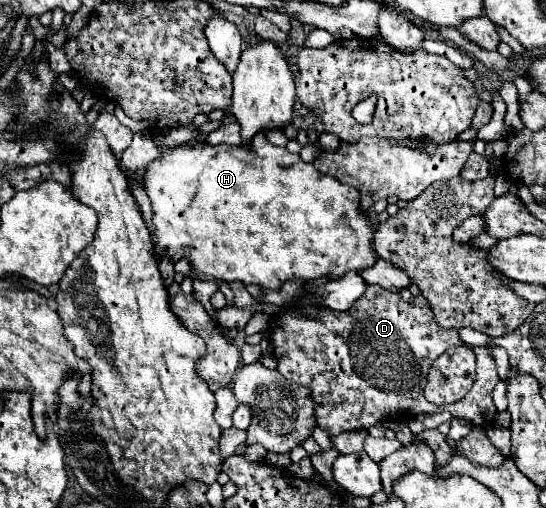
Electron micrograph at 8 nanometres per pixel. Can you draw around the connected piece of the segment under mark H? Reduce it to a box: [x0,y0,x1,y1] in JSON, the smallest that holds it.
[143,132,377,288]

